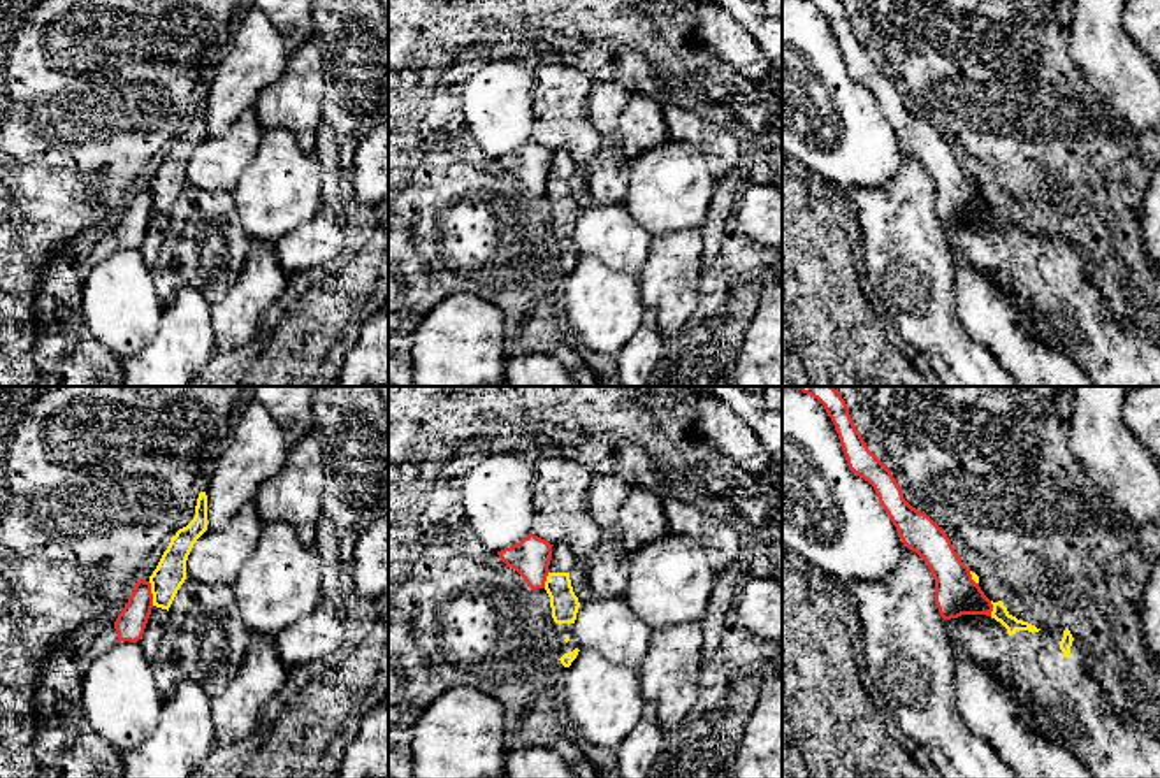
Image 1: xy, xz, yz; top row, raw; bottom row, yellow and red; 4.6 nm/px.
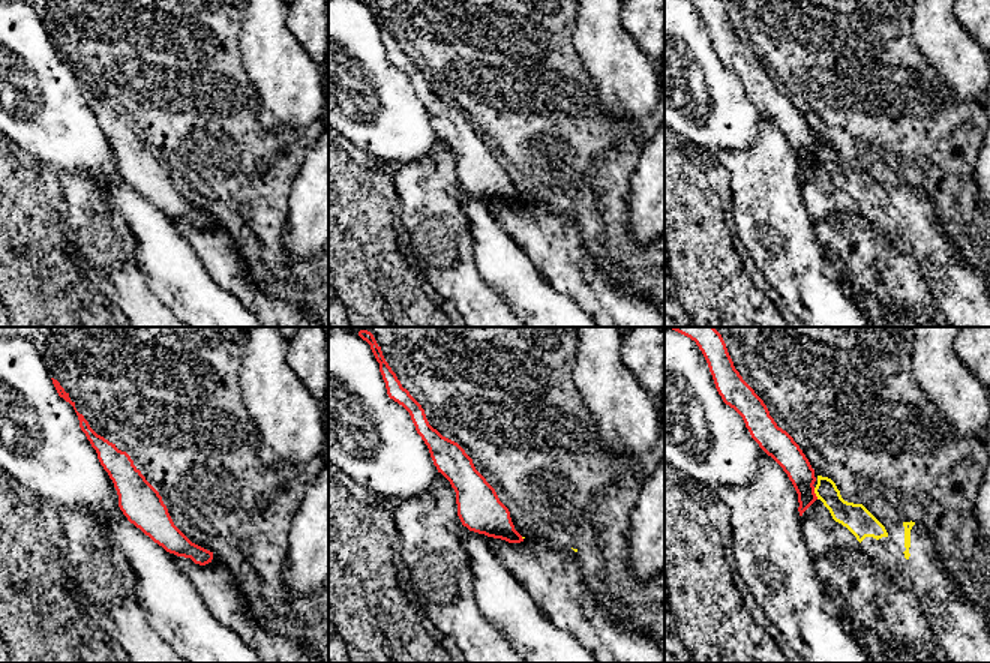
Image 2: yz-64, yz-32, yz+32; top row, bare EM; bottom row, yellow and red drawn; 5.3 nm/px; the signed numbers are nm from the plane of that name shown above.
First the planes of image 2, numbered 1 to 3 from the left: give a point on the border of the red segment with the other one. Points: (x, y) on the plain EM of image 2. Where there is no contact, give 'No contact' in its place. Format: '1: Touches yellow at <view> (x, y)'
1: No contact
2: No contact
3: Touches yellow at yz+32 (815, 156)

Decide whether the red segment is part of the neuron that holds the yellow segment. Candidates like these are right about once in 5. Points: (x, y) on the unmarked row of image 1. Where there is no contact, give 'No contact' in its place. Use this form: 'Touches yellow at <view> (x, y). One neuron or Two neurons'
Touches yellow at xy (152, 199). Two neurons

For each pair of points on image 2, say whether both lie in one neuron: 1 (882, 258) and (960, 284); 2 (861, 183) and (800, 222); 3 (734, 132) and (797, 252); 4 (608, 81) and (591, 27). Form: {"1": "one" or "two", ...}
{"1": "two", "2": "two", "3": "two", "4": "one"}

